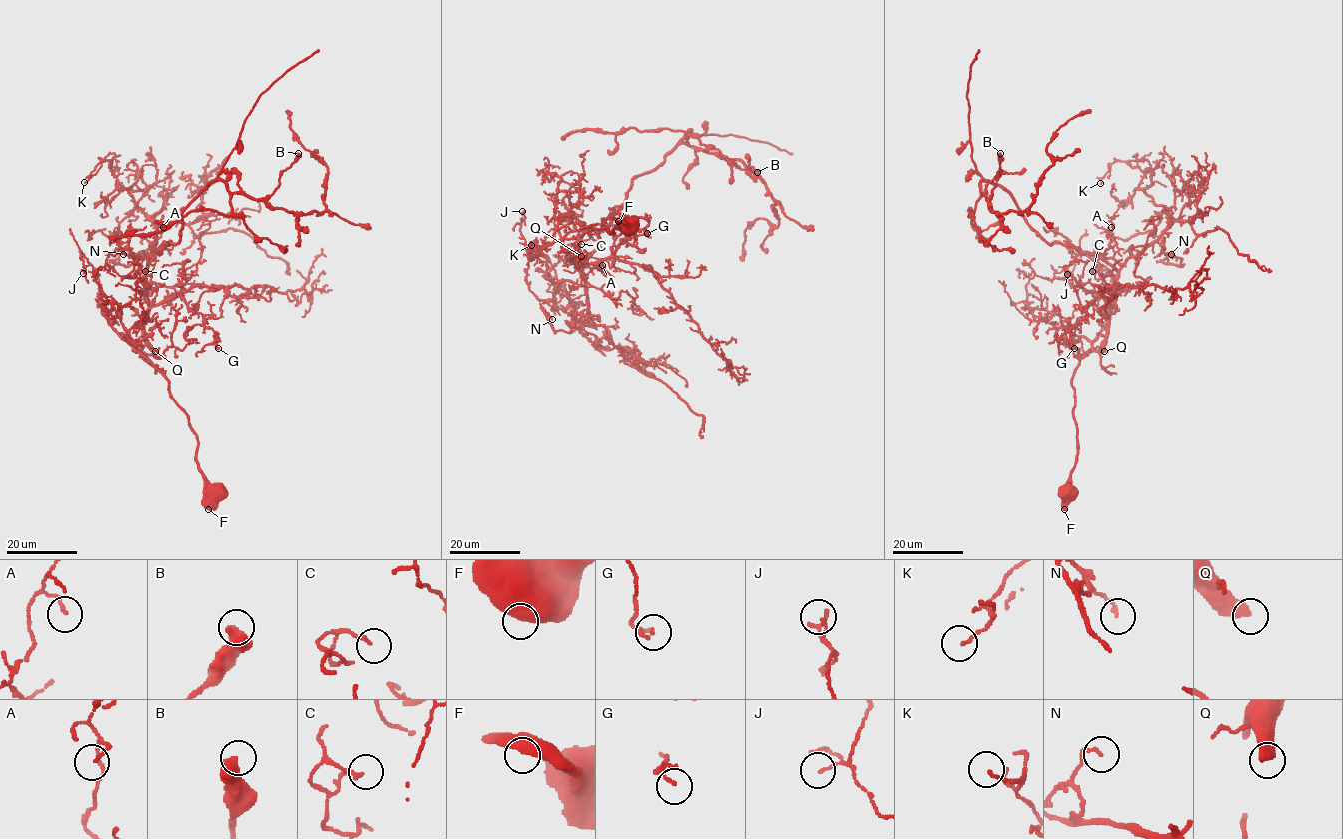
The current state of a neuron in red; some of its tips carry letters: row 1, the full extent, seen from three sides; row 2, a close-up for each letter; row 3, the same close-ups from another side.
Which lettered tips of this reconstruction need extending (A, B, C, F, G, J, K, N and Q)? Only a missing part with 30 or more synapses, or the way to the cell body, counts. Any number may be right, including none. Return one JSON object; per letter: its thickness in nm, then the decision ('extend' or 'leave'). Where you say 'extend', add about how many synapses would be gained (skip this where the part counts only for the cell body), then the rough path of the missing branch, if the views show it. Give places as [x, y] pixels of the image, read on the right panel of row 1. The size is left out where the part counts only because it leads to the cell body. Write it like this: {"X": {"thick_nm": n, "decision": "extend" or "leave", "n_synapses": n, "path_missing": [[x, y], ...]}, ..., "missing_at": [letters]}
{"A": {"thick_nm": 110, "decision": "leave"}, "B": {"thick_nm": 550, "decision": "leave"}, "C": {"thick_nm": 140, "decision": "leave"}, "F": {"thick_nm": 650, "decision": "leave"}, "G": {"thick_nm": 100, "decision": "leave"}, "J": {"thick_nm": 110, "decision": "leave"}, "K": {"thick_nm": 110, "decision": "leave"}, "N": {"thick_nm": 150, "decision": "leave"}, "Q": {"thick_nm": 500, "decision": "extend", "n_synapses": 1000, "path_missing": [[1104, 351], [1103, 368], [1129, 329], [1127, 306], [1112, 309], [1103, 283], [1114, 274], [1143, 278]]}, "missing_at": ["Q"]}

